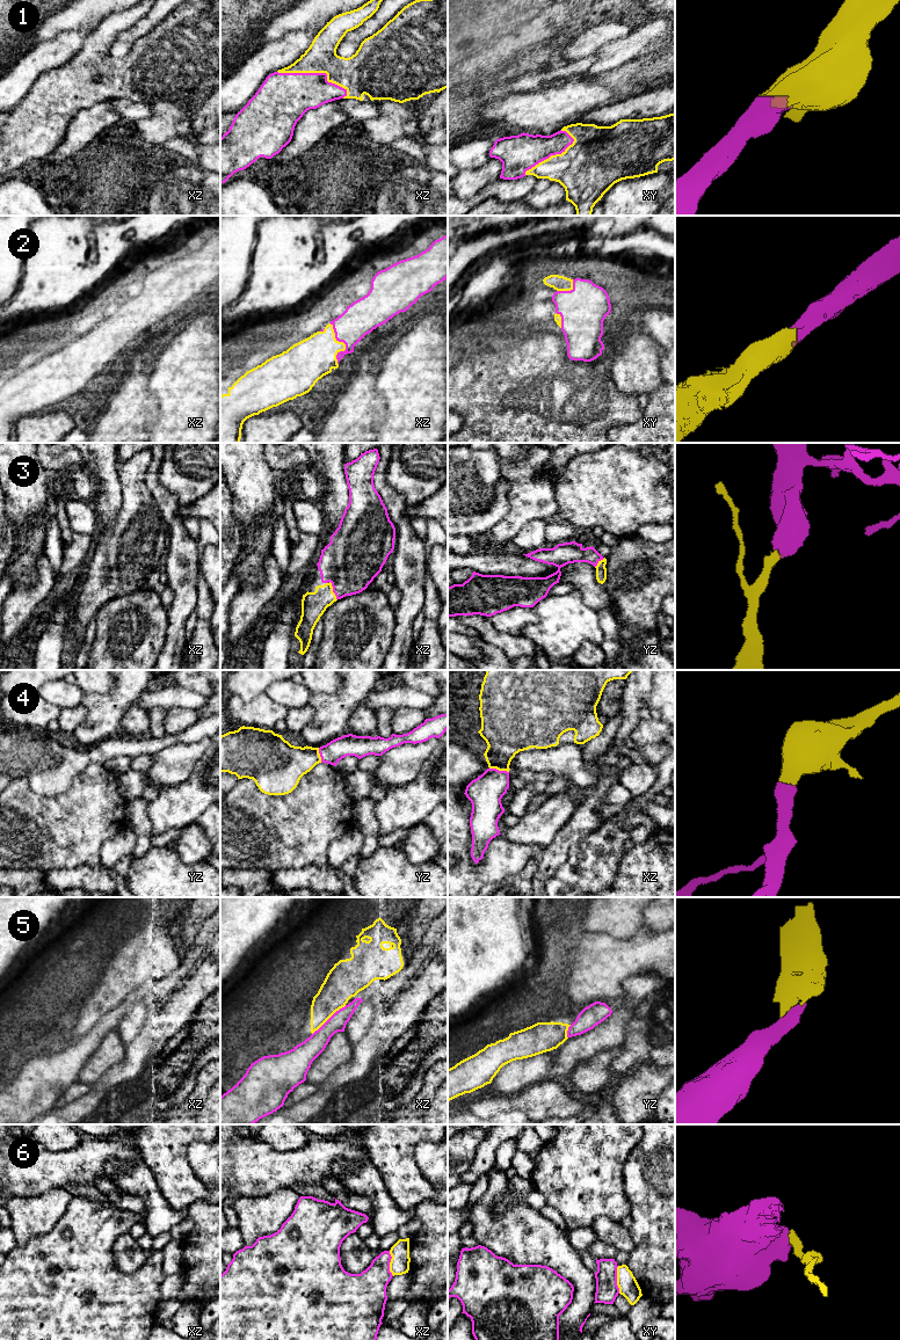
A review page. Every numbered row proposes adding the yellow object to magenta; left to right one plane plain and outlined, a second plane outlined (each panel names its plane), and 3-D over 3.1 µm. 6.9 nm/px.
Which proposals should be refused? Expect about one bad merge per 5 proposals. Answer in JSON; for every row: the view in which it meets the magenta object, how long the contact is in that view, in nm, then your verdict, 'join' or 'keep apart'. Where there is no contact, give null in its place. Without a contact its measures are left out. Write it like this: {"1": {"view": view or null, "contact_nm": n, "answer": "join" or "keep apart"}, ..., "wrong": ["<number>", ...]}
{"1": {"view": "xz", "contact_nm": 500, "answer": "join"}, "2": {"view": "xz", "contact_nm": 300, "answer": "join"}, "3": {"view": "xz", "contact_nm": 140, "answer": "join"}, "4": {"view": "xz", "contact_nm": 140, "answer": "join"}, "5": {"view": "xz", "contact_nm": 320, "answer": "keep apart"}, "6": {"view": "xy", "contact_nm": 190, "answer": "keep apart"}, "wrong": ["5", "6"]}

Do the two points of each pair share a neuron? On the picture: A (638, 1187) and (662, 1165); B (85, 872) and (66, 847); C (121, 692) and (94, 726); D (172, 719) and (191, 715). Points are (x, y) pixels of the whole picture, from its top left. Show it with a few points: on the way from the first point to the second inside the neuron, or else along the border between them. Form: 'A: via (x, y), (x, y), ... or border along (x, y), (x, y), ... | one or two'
A: via (644, 1184), (657, 1171) | one
B: border along (100, 864), (53, 869) | two
C: via (118, 700), (102, 718) | one
D: via (176, 719), (187, 716) | one

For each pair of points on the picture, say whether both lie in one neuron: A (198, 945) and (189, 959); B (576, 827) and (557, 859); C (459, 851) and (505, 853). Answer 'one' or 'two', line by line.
A: one
B: one
C: one

